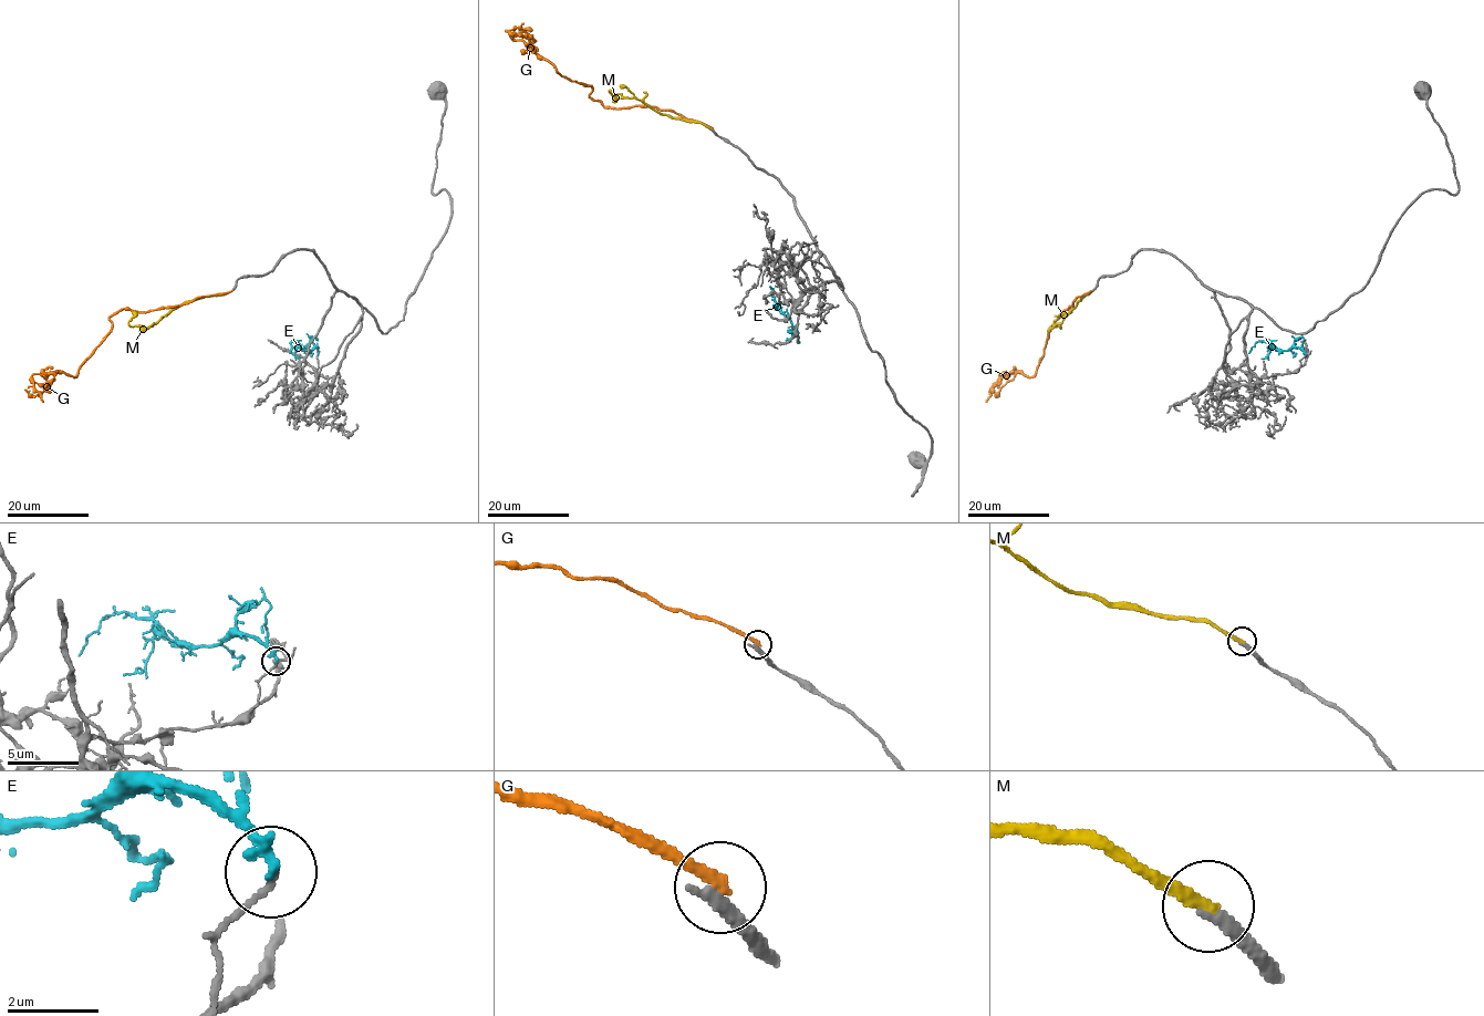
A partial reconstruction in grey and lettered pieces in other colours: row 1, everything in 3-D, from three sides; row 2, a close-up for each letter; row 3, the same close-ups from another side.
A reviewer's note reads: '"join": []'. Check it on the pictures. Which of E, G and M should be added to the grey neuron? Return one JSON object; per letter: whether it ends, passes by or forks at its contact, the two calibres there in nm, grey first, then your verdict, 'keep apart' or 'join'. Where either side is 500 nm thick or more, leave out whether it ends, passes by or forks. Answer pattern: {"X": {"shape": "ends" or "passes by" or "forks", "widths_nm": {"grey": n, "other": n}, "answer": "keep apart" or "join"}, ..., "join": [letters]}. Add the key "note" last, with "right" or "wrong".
{"E": {"shape": "ends", "widths_nm": {"grey": 120, "other": 260}, "answer": "keep apart"}, "G": {"shape": "ends", "widths_nm": {"grey": 280, "other": 240}, "answer": "keep apart"}, "M": {"shape": "ends", "widths_nm": {"grey": 220, "other": 240}, "answer": "join"}, "join": ["M"], "note": "wrong"}

